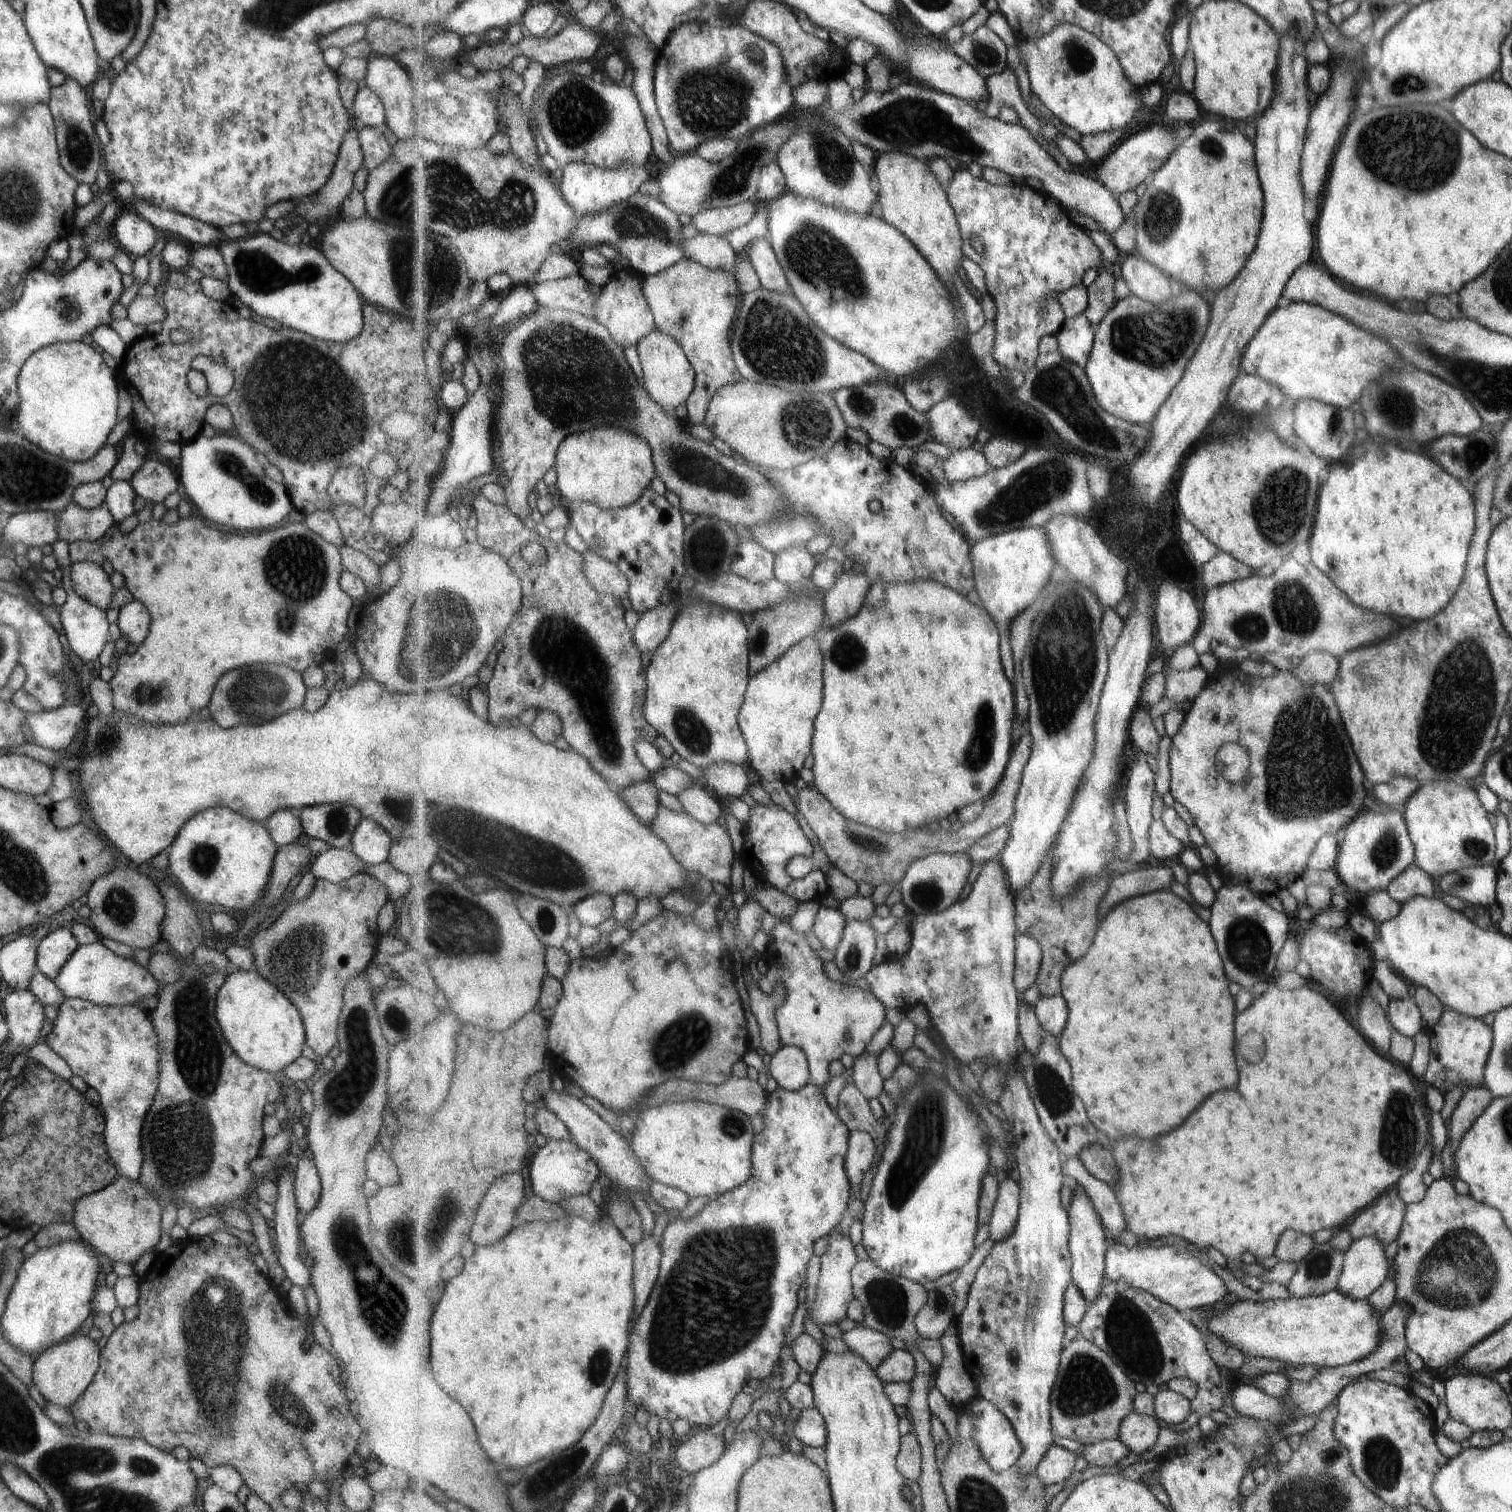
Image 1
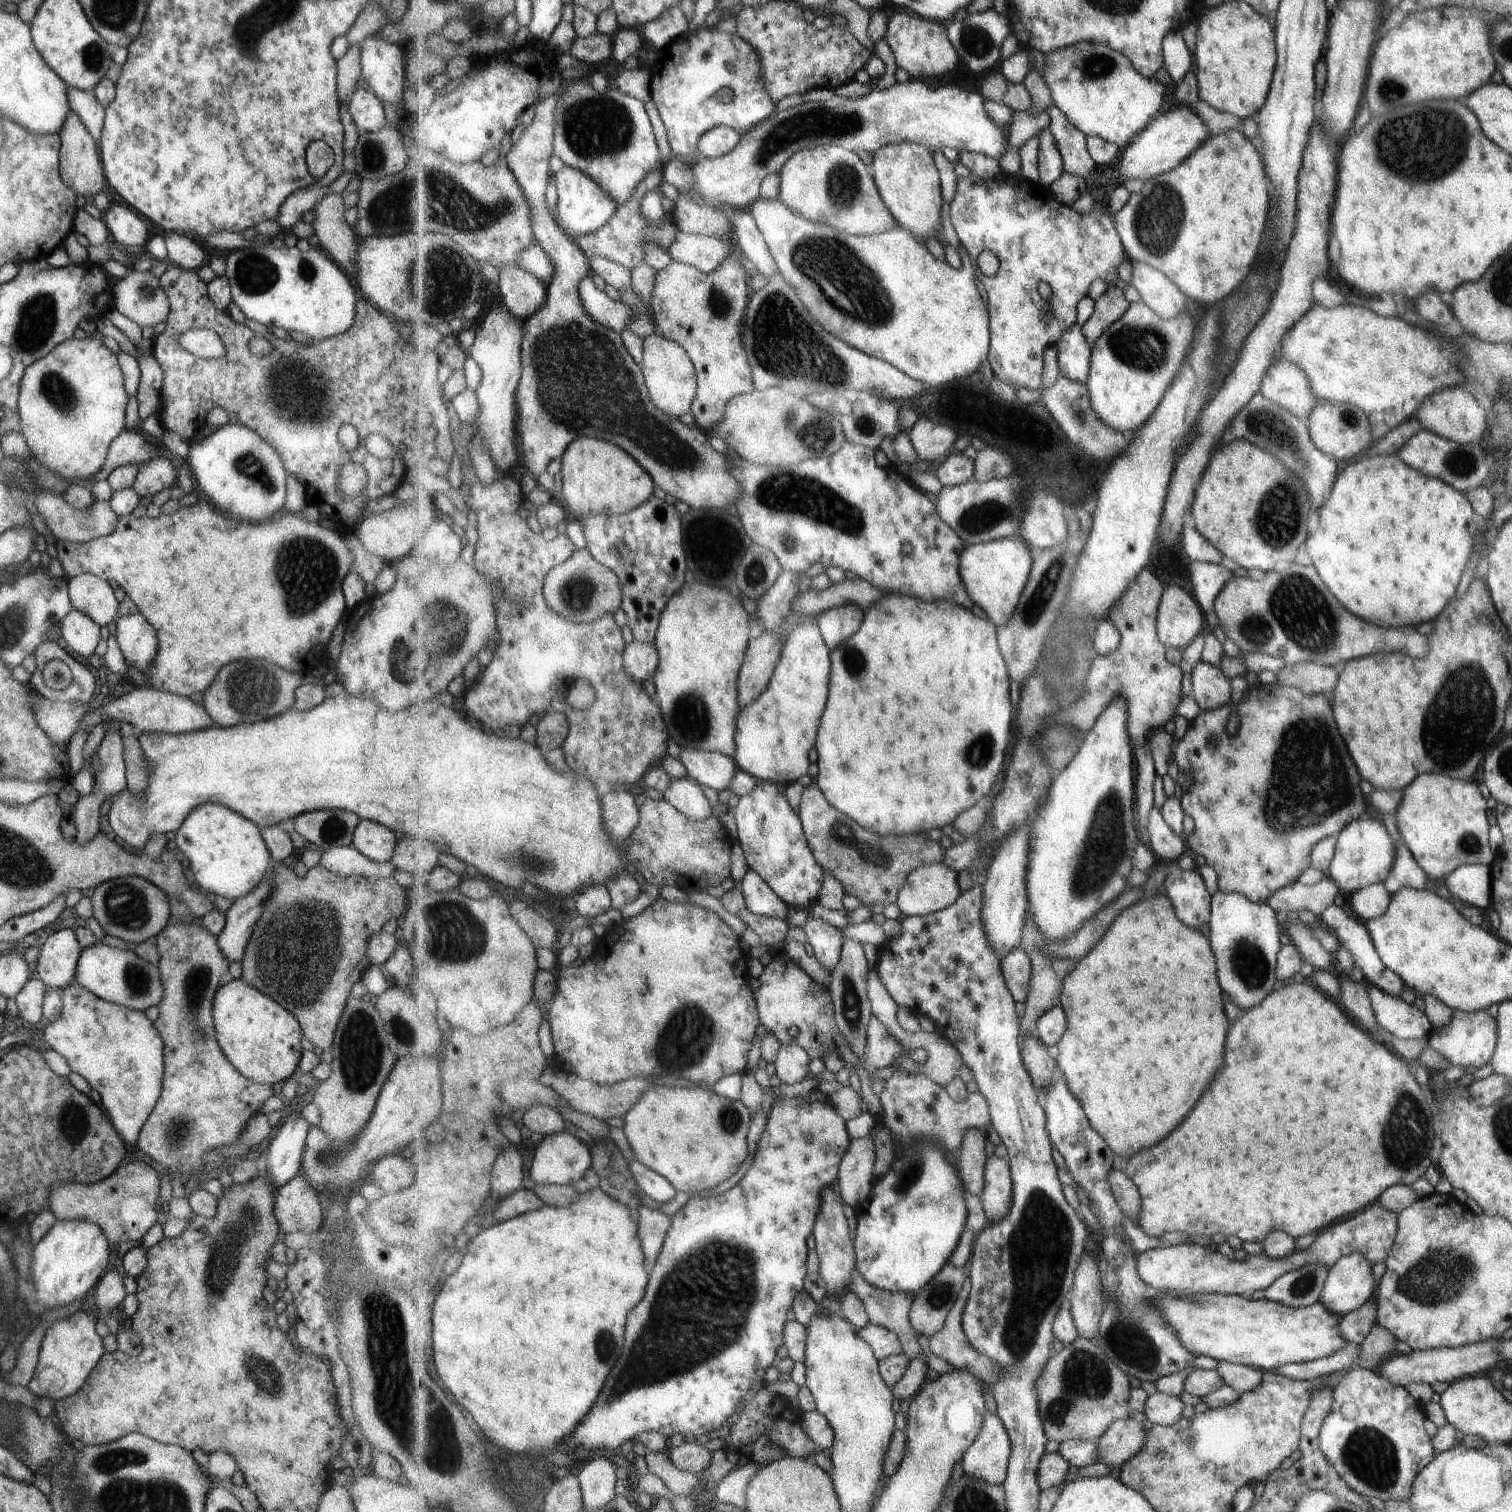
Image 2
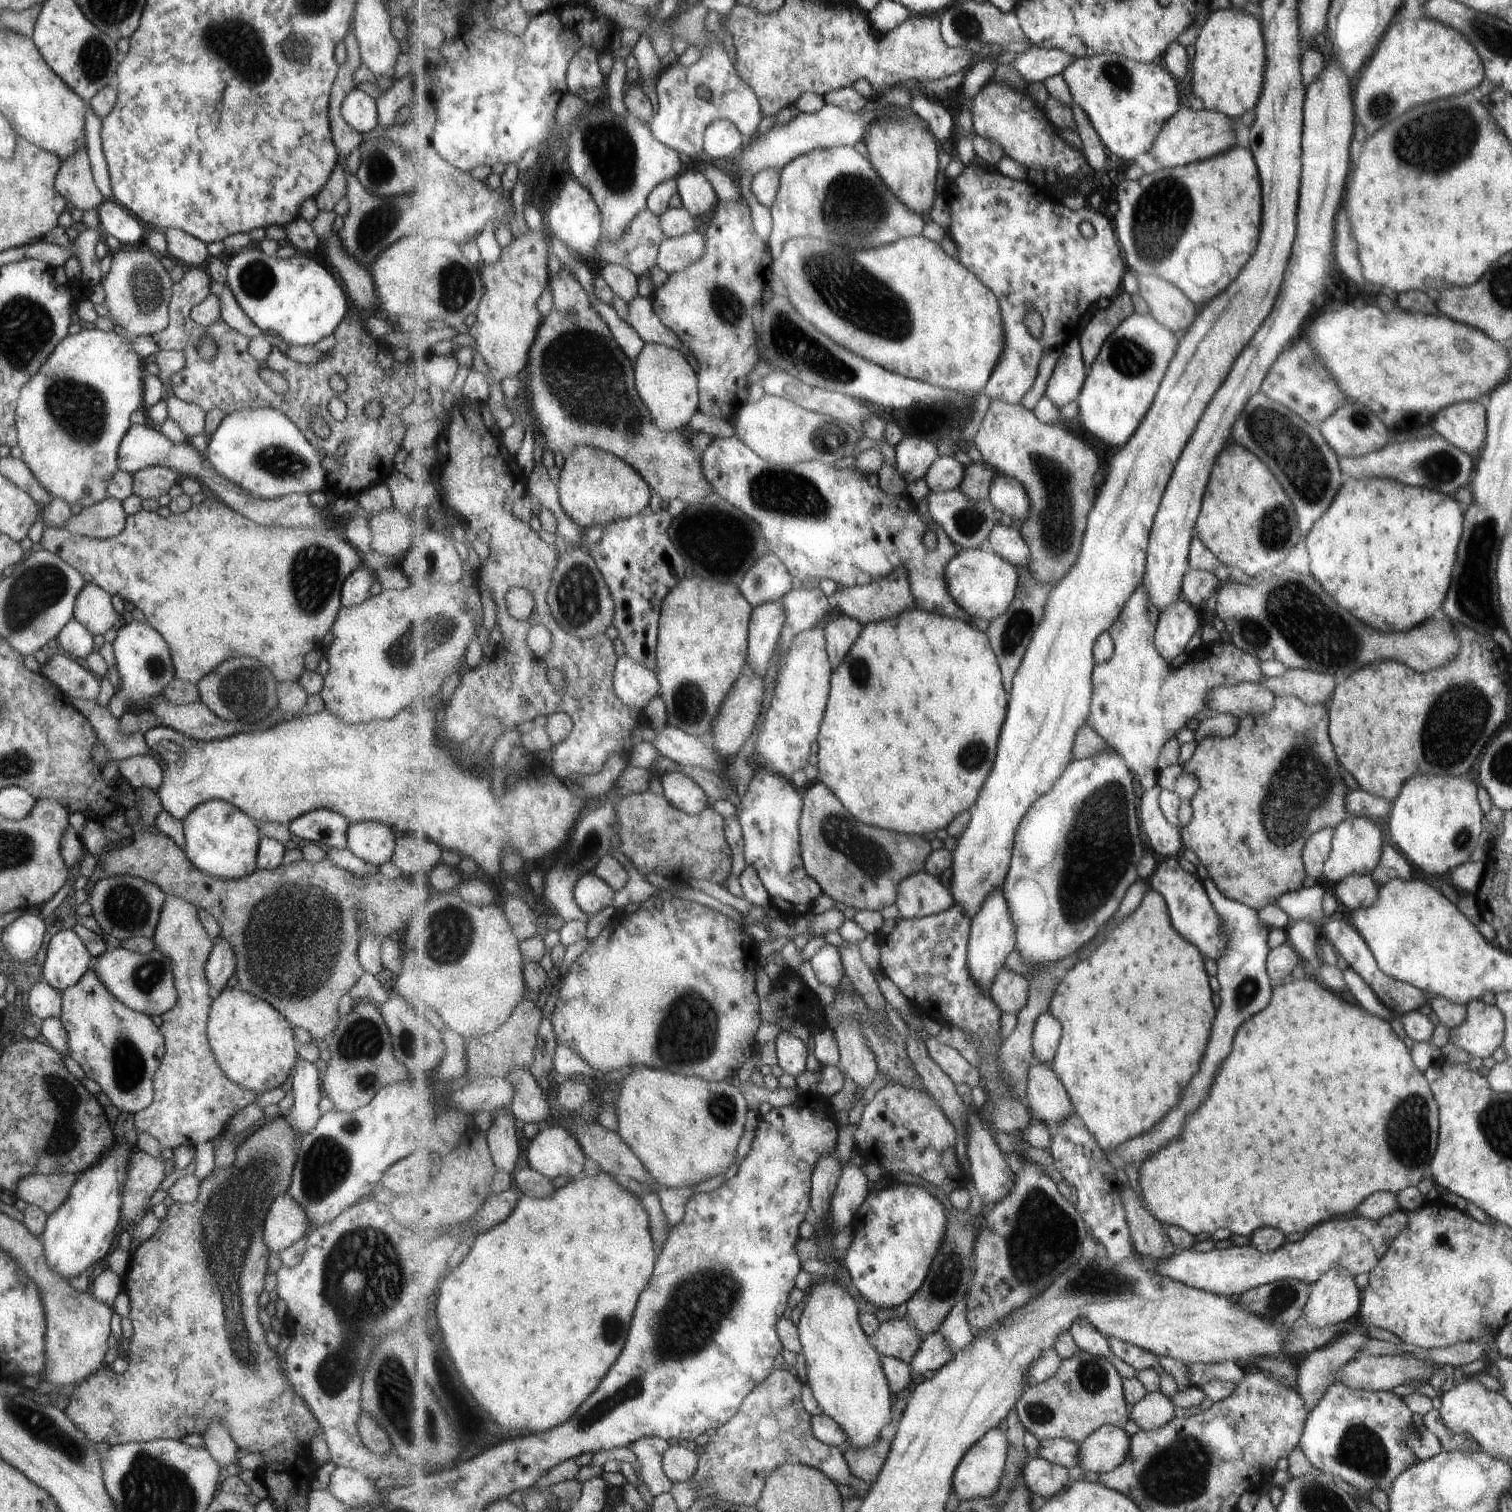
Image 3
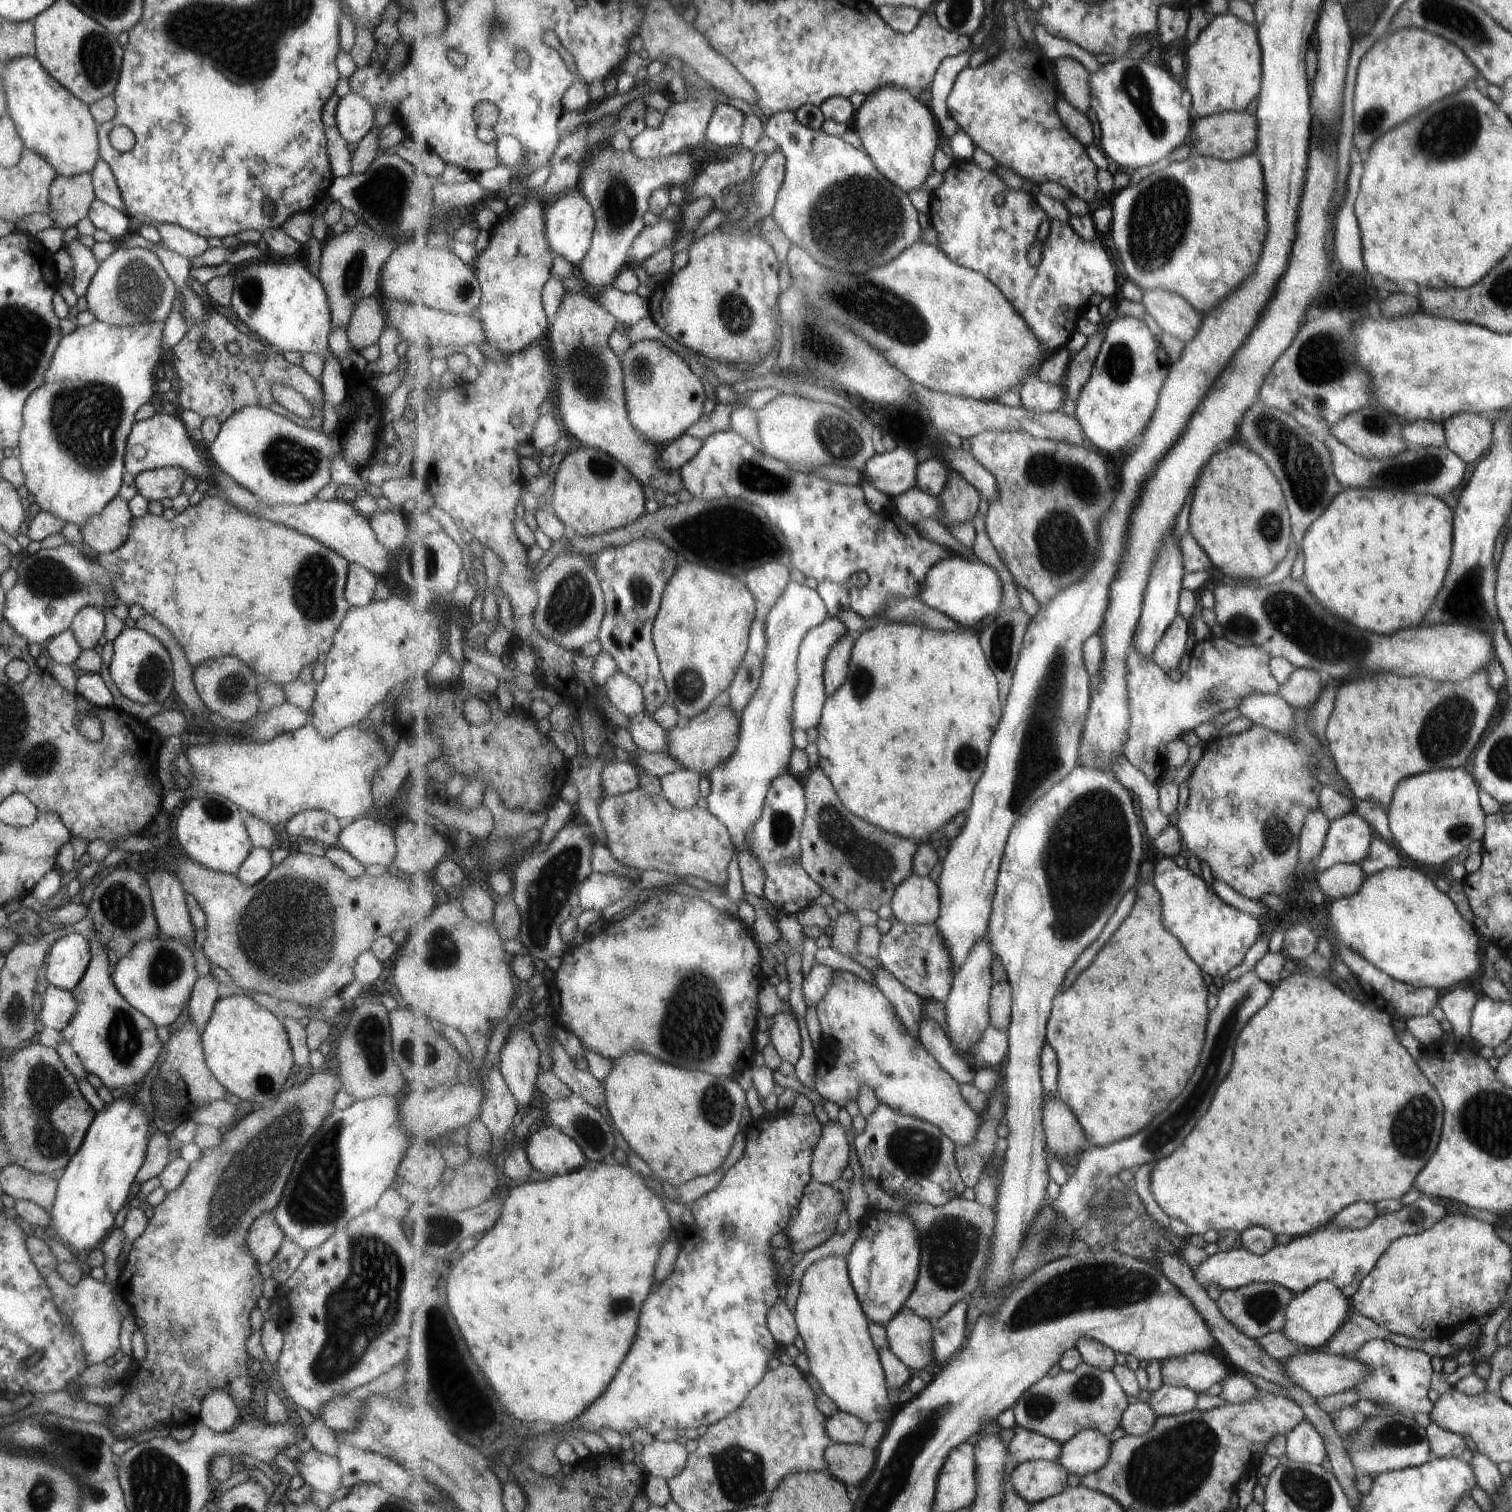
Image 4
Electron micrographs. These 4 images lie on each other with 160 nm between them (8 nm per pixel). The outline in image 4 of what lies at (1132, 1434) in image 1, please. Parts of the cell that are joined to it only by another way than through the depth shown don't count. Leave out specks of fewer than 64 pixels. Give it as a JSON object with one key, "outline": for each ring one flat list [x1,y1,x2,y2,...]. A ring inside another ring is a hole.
{"outline":[[1086,1429,1077,1434,1073,1440,1063,1444,1063,1452,1061,1452,1058,1462,1061,1462,1061,1466,1067,1470,1069,1475,1076,1474,1080,1478,1085,1478,1087,1475,1099,1472,1105,1468,1105,1464,1109,1462,1109,1456,1111,1456,1111,1448,1113,1448,1113,1442,1109,1440,1105,1432]]}

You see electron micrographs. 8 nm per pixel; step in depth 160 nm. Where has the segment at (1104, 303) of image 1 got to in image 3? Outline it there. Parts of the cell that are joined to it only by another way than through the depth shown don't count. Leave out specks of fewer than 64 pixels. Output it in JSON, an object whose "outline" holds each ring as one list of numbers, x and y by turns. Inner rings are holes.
{"outline":[[1120,292,1113,300,1110,300,1108,307,1096,312,1079,336,1087,375,1101,353,1107,338,1112,336,1115,330,1133,314,1135,314,1135,308,1133,308,1131,296,1126,292]]}

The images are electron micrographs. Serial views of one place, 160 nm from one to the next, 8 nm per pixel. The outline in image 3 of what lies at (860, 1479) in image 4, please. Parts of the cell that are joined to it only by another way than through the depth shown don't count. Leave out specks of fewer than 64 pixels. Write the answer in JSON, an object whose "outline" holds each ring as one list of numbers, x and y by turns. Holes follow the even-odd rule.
{"outline":[[879,1440,871,1448,863,1448,863,1450,850,1448,844,1456,852,1474,871,1486,879,1480,879,1474,890,1458,889,1454,891,1454,891,1444]]}

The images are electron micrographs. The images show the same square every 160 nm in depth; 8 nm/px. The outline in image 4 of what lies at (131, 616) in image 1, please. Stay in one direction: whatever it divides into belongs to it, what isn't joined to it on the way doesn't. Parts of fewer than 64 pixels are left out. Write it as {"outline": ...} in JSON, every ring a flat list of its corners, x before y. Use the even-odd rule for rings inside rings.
{"outline":[[124,627,113,642,113,656,109,662,109,675,123,697,133,703,161,703,173,688,173,662,167,648,155,636,143,630]]}

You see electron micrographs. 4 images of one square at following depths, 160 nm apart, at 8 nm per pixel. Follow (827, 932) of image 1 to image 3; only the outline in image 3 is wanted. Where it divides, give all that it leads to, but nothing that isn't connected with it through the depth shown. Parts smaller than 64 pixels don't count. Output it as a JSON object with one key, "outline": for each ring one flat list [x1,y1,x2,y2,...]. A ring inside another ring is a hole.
{"outline":[[825,944,810,960,810,965,818,982,835,990,846,976,841,952,833,944]]}

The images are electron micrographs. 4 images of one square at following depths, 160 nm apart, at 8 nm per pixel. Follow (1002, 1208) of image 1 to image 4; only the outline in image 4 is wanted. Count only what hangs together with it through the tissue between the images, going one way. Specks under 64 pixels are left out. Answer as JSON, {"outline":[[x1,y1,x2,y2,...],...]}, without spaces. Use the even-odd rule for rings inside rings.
{"outline":[[838,972,836,978,833,978,829,993,816,1005,816,1014,822,1026,823,1045,815,1076,815,1090,822,1098,842,1109,851,1100,859,1097,861,1086,871,1086,880,1103,891,1106,899,1114,915,1116,932,1123,952,1139,956,1146,975,1144,977,1130,982,1126,981,1118,984,1118,984,1115,979,1115,969,1106,957,1080,925,1050,920,1040,909,1034,895,1007,879,987,861,980,857,974]]}

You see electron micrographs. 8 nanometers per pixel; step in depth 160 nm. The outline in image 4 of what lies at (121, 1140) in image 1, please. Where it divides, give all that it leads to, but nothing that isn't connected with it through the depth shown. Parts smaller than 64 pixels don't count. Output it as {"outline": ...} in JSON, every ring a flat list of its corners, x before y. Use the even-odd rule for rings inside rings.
{"outline":[[91,936,88,940,91,958,83,977,71,991,76,1010,69,1018,67,1026,60,1031,60,1034,67,1044,73,1048,73,1052,79,1058,87,1077,105,1086,109,1092,114,1088,122,1087,124,1094,126,1094,123,1097,128,1097,129,1089,137,1092,132,1085,143,1081,145,1074,151,1073,151,1070,154,1069,162,1043,157,1038,155,1024,150,1022,147,1016,143,1016,141,1012,134,1010,115,990,111,974,109,974,109,964,107,958,105,958,105,952,101,948,104,942,99,941,97,936]]}

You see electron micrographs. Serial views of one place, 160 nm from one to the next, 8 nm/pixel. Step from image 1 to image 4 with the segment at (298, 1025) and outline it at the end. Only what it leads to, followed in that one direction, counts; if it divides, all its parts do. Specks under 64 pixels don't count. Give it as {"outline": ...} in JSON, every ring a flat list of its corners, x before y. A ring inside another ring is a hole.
{"outline":[[227,996,215,1002,201,1034,205,1065,227,1092,237,1096,241,1101,248,1100,253,1105,259,1105,264,1099,274,1100,278,1097,279,1089,286,1082,294,1066,288,1035,279,1018,259,1006,249,996]]}

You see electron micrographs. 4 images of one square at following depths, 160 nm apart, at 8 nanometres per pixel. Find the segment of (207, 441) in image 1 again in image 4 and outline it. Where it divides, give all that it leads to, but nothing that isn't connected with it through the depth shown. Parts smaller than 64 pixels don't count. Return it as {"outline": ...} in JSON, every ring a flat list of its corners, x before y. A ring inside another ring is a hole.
{"outline":[[245,406,235,410,221,423,213,441,209,443,209,453,216,467,226,473,234,482,241,484,255,496,268,503,286,503,299,505,316,497,329,482,329,458,333,460,341,453,341,435,335,432,325,434,323,430,303,428,283,418,275,412,259,406]]}

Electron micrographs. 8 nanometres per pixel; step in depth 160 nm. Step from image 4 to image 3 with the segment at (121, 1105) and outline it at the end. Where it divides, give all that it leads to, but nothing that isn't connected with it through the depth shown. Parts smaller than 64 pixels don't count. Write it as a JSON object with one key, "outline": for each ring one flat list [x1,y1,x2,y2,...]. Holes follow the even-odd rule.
{"outline":[[115,1141,113,1148,103,1158,77,1174,77,1180,71,1184,65,1202,61,1202,57,1210,46,1216,44,1230,40,1234,43,1258,45,1264,65,1282,84,1272,109,1252,115,1226,119,1222,121,1190,127,1180,129,1156,127,1142]]}

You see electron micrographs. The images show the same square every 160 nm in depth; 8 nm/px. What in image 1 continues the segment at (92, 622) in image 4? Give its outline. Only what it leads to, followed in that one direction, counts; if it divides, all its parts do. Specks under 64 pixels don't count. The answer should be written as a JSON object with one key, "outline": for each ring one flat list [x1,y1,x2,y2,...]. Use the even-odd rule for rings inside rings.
{"outline":[[91,561,71,562,70,581,74,593,106,612,114,593,109,576]]}

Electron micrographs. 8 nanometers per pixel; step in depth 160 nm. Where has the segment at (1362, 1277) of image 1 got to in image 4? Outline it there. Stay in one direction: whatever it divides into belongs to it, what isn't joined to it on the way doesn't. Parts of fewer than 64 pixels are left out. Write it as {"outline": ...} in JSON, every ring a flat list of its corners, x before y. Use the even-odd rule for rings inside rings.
{"outline":[[1320,1281,1308,1290,1294,1295,1287,1302,1281,1334,1285,1334,1285,1338,1289,1338,1289,1342,1299,1346,1299,1350,1316,1349,1325,1345,1325,1342,1333,1337,1347,1316,1349,1303,1346,1299,1341,1289,1333,1286,1333,1282]]}

